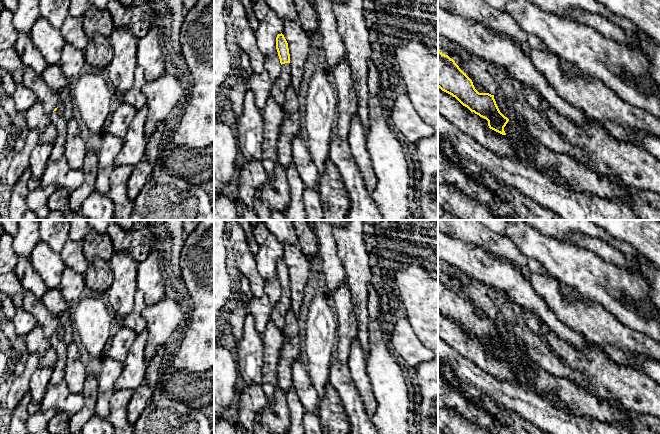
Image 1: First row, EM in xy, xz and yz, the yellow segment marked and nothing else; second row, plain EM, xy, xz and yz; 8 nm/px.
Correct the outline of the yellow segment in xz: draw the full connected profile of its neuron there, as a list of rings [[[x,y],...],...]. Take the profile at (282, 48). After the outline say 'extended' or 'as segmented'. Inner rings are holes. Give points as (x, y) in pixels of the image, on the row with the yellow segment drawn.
[[[282,33],[278,34],[276,37],[276,49],[282,69],[277,81],[272,87],[270,96],[272,96],[276,102],[282,106],[285,100],[285,93],[290,87],[291,82],[289,48],[288,43]]]; extended

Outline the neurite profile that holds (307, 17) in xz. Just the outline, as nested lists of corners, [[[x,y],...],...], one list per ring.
[[[294,0],[298,12],[298,22],[303,26],[313,41],[318,37],[318,17],[309,0]]]

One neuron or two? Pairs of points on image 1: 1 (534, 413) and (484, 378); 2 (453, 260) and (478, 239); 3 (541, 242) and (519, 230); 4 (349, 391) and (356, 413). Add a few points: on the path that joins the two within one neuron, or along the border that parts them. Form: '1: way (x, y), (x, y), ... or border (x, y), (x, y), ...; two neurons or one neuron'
1: way (522, 402), (496, 389); one neuron
2: border (450, 236), (479, 246), (487, 252); two neurons
3: way (536, 242), (532, 242), (524, 234); one neuron
4: way (350, 396), (354, 408); one neuron

